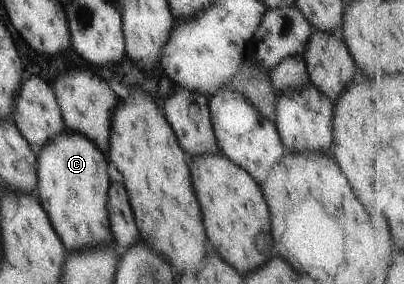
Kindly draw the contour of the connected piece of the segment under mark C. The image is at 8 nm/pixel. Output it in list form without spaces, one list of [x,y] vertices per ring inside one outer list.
[[[63,130],[36,152],[35,196],[61,240],[65,252],[111,245],[112,235],[107,219],[106,201],[110,184],[105,166],[109,159],[83,134]]]

